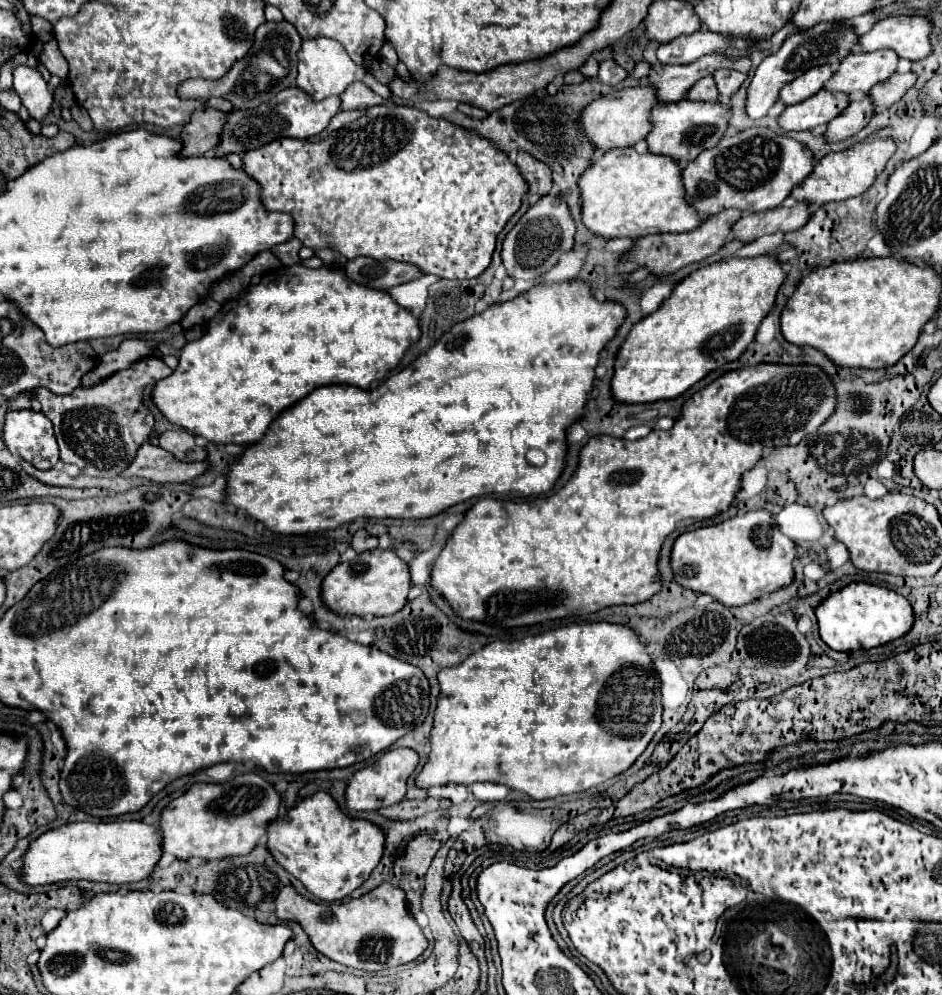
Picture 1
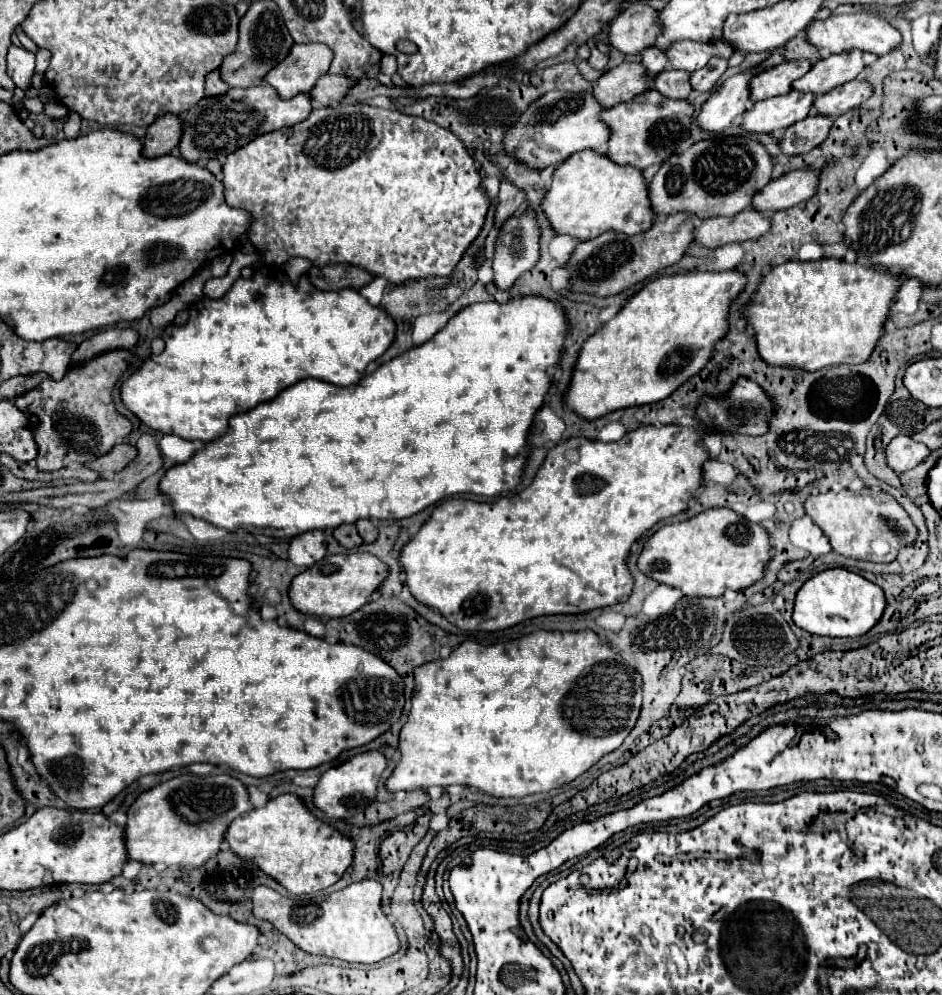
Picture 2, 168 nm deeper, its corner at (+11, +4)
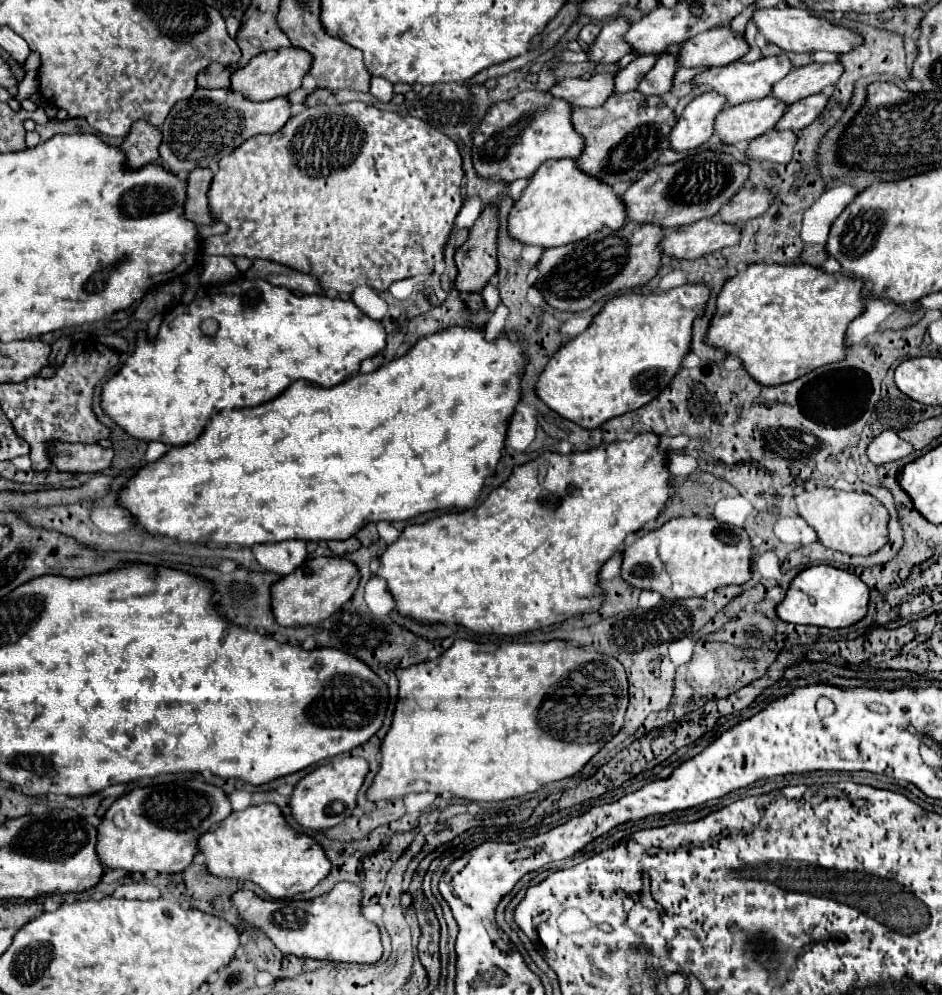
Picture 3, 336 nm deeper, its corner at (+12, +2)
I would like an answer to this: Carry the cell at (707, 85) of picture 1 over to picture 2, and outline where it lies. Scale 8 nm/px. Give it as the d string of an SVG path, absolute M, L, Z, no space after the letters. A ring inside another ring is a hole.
M663 69L655 77L655 87L661 95L669 99L685 99L693 91L689 85L689 73L677 69Z

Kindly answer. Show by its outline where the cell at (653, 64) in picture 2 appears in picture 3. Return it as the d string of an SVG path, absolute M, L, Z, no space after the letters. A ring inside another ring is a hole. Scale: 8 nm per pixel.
M644 55L634 59L630 65L626 65L618 75L616 75L616 93L626 93L638 87L640 79L654 67L656 57L654 55Z

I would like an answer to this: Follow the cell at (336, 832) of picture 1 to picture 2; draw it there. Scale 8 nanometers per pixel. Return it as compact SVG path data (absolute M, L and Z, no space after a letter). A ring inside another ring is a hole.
M279 795L269 799L267 805L237 817L229 825L225 841L237 857L253 861L265 875L273 877L293 895L327 889L339 881L353 861L351 839L307 811L297 795Z

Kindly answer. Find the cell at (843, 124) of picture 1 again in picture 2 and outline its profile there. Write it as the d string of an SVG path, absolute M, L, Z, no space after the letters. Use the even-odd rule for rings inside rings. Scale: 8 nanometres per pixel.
M809 113L803 121L797 121L785 129L785 133L777 139L783 155L801 155L807 153L825 141L833 121L829 117L821 117L815 113Z

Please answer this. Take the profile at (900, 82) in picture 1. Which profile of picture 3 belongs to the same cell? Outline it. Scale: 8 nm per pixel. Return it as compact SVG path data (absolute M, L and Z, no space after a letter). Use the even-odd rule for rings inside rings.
M816 93L816 95L810 95L808 99L800 99L800 101L792 103L788 107L788 111L784 113L784 119L780 119L780 123L776 125L776 129L800 131L800 129L808 127L822 115L828 101L830 101L830 97L826 93Z

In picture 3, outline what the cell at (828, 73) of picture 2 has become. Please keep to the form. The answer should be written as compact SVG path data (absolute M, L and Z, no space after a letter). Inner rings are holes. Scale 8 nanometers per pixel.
M810 63L806 67L798 67L788 73L776 87L772 87L772 95L784 103L796 103L808 95L816 95L828 87L832 87L844 73L842 63Z

